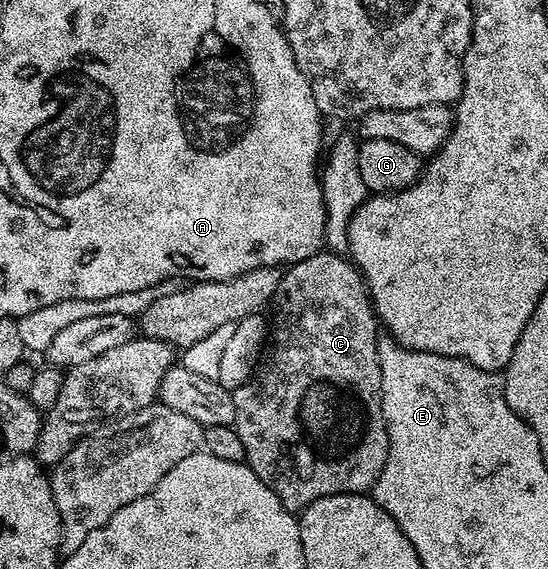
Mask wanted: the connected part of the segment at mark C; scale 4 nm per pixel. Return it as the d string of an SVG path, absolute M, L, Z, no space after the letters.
M322 251L307 259L297 261L282 272L281 282L271 302L271 309L274 309L277 314L274 315L273 321L271 317L272 341L268 346L267 356L250 381L243 383L243 387L232 390L235 403L235 417L232 426L237 430L239 439L243 443L244 464L248 465L251 471L255 471L255 475L259 475L259 479L263 479L263 483L267 483L267 487L271 487L271 491L275 491L275 495L283 503L283 507L287 507L290 511L303 510L311 503L315 503L315 499L323 499L327 495L368 494L387 463L389 436L381 406L381 372L379 371L379 351L377 350L379 322L377 314L373 311L373 303L369 300L369 291L365 287L365 278L362 277L361 270L353 264L352 260L332 251Z

